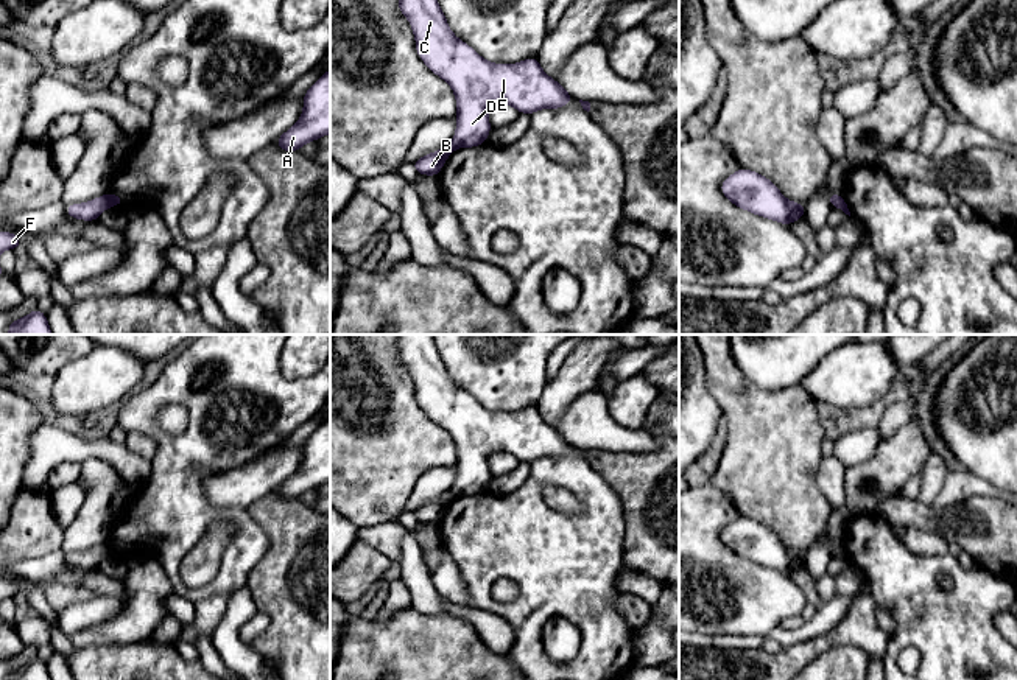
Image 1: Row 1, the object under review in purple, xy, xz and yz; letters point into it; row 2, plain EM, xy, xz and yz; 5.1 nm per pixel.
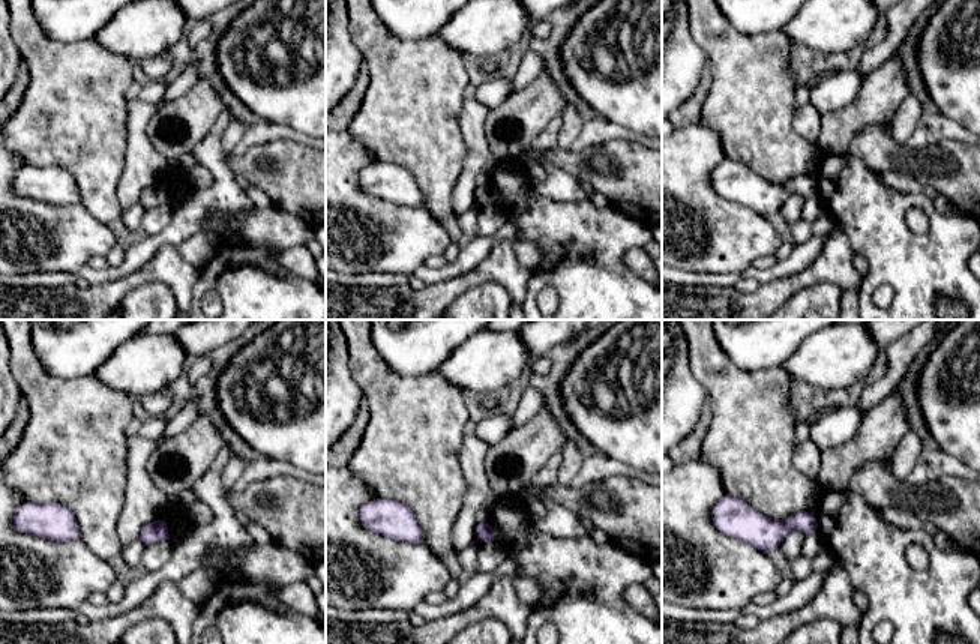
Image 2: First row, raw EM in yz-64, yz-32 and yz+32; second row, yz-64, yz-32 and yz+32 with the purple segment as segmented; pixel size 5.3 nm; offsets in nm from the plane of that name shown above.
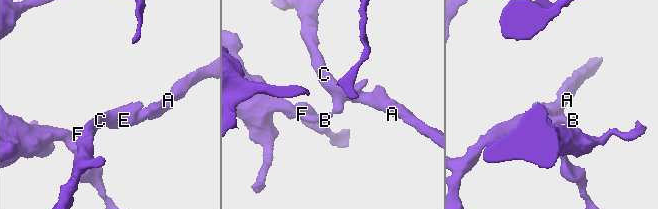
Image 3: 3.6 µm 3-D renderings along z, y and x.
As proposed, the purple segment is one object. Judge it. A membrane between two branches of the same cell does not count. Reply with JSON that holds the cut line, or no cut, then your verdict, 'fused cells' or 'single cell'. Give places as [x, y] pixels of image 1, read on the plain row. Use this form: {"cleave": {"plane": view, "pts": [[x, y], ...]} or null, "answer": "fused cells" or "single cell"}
{"cleave": {"plane": "xy", "pts": [[105, 543], [105, 550], [109, 554]]}, "answer": "fused cells"}

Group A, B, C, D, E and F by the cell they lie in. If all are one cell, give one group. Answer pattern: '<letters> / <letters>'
A C D E / B F

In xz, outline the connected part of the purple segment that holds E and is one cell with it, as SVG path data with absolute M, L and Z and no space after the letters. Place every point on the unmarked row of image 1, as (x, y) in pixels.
M399 335L397 349L411 373L419 406L455 442L455 498L486 492L492 478L487 459L494 453L509 453L531 464L540 457L561 457L573 448L540 417L537 406L511 414L494 412L458 387L431 335Z

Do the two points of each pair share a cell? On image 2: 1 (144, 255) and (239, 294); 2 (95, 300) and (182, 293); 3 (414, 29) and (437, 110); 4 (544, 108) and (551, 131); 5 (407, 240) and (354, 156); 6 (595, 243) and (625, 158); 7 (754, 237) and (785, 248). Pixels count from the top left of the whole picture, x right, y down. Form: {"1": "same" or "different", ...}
{"1": "different", "2": "same", "3": "different", "4": "different", "5": "same", "6": "different", "7": "different"}

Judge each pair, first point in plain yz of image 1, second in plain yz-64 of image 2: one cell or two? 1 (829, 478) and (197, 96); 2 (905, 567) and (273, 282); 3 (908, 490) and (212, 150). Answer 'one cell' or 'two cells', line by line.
1: two cells
2: one cell
3: one cell

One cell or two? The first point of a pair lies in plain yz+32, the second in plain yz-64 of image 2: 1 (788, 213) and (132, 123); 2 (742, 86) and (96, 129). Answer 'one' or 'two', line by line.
1: one
2: one

